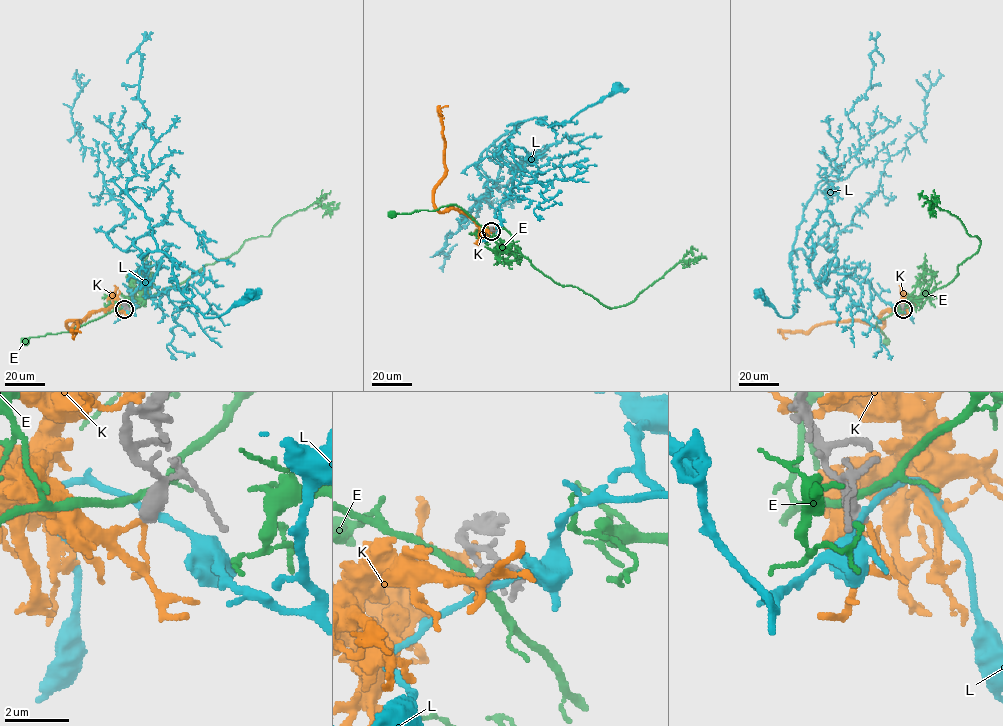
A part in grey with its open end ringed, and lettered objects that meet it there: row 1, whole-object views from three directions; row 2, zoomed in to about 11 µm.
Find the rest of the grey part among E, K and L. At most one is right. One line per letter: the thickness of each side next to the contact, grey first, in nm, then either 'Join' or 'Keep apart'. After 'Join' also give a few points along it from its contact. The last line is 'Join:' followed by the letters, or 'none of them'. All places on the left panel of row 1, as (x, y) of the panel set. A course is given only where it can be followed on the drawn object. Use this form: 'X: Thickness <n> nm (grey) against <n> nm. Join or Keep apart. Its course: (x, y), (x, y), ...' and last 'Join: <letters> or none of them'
E: Thickness 400 nm (grey) against 240 nm. Keep apart
K: Thickness 480 nm (grey) against 140 nm. Keep apart
L: Thickness 500 nm (grey) against 190 nm. Keep apart
Join: none of them

